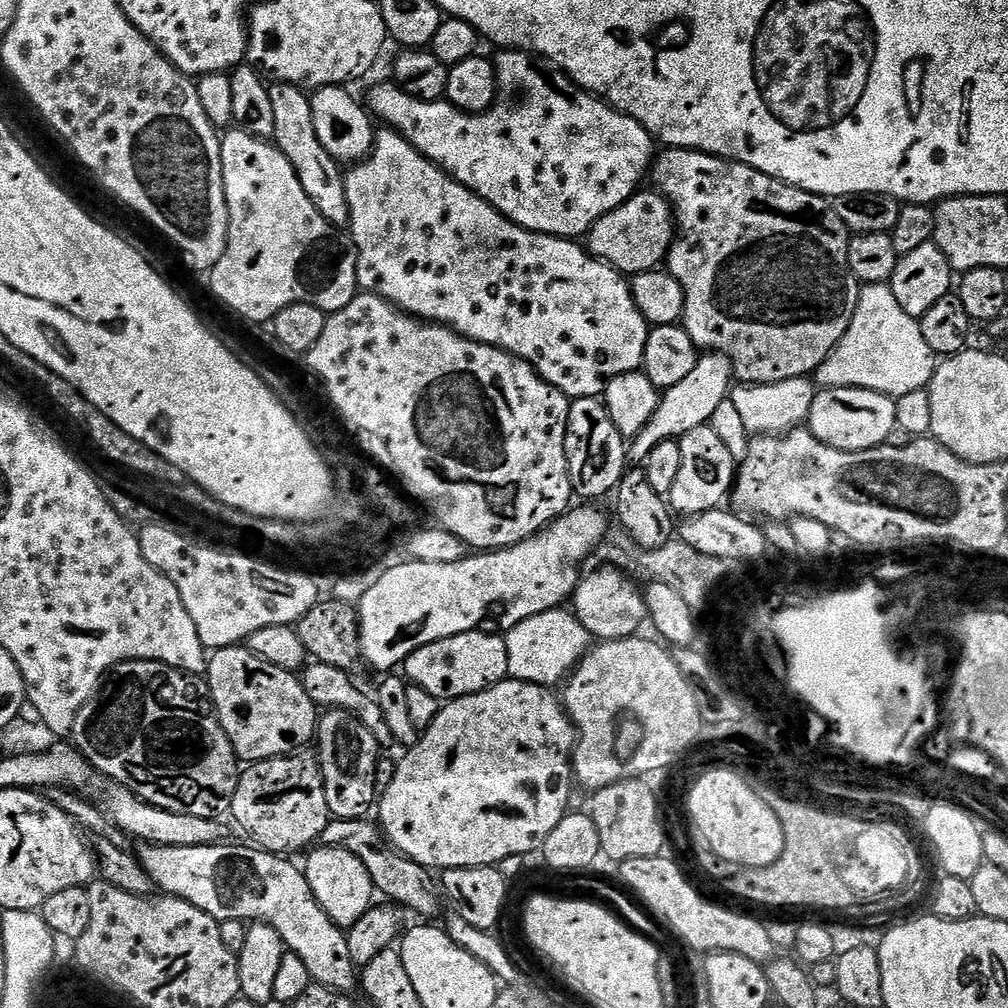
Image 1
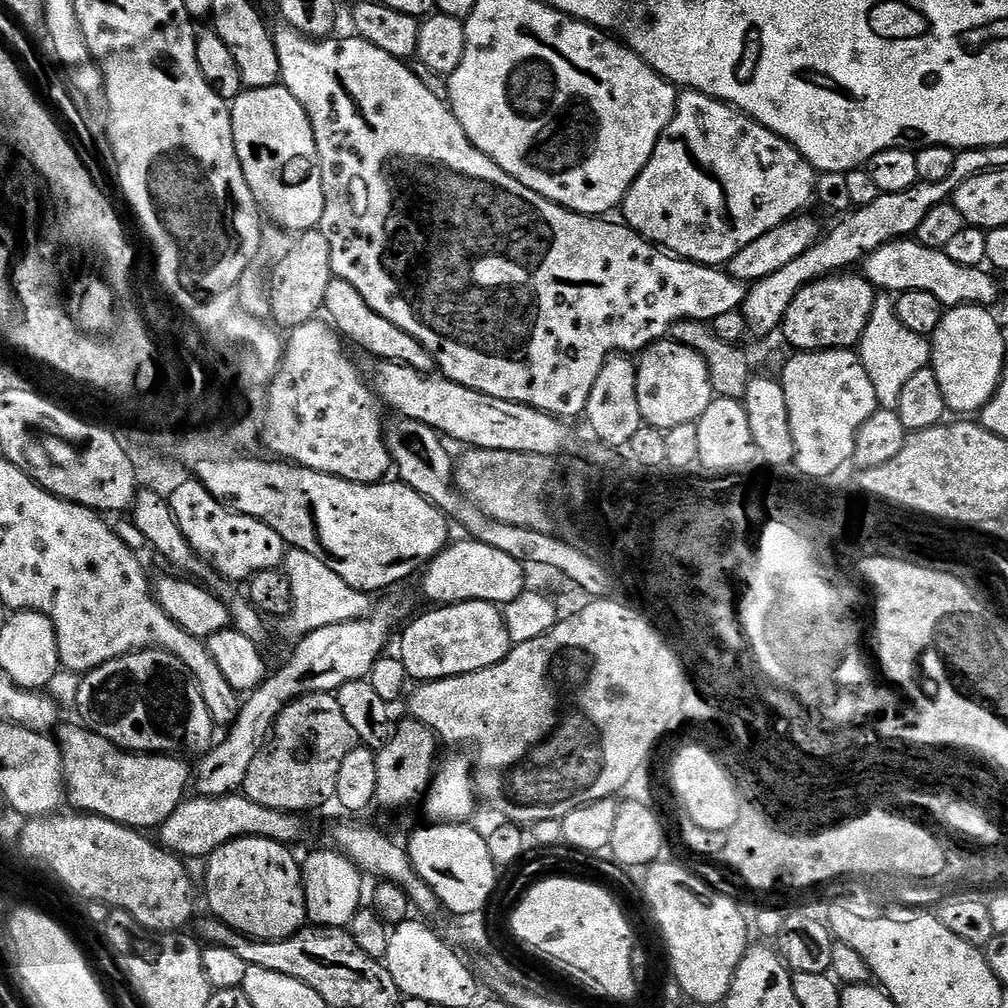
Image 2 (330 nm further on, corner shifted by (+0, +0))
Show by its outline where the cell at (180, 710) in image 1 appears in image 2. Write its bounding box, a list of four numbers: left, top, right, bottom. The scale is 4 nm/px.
[76,648,218,754]

